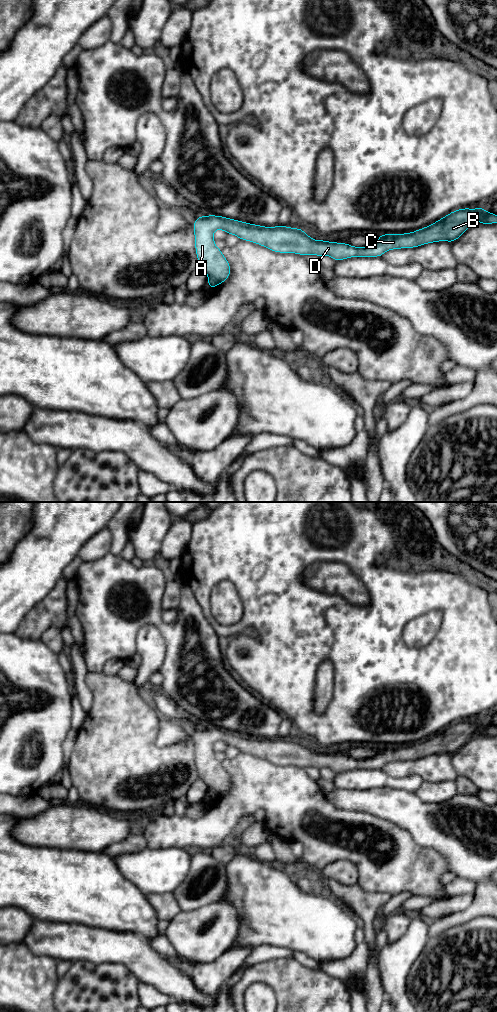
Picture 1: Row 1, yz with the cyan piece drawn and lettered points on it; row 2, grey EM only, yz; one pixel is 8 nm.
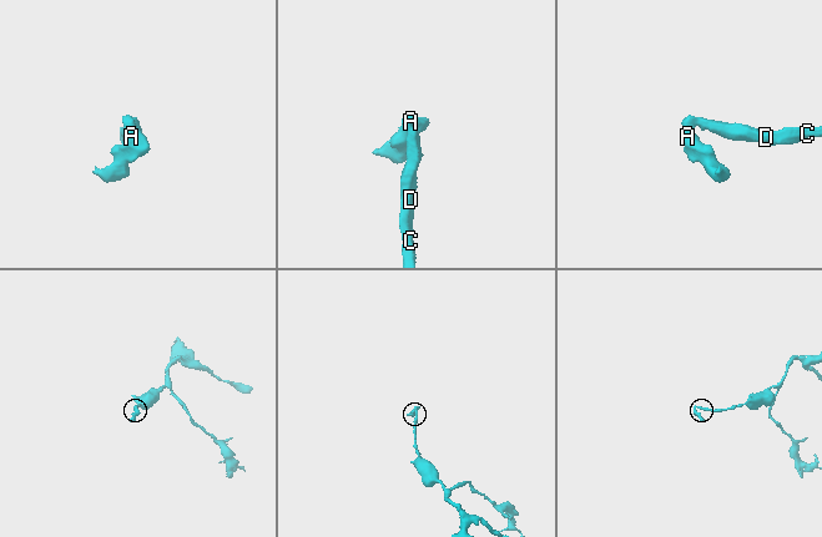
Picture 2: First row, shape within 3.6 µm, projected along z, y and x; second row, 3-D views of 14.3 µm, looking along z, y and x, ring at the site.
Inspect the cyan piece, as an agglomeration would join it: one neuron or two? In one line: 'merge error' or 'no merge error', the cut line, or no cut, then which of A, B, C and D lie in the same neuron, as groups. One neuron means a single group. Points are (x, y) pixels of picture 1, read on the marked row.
no merge error; cut none; groups A B C D

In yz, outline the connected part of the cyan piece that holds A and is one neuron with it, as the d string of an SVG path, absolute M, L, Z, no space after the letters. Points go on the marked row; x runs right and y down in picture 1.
M482 206L476 209L462 208L447 214L428 227L423 227L411 233L403 234L379 234L377 242L369 247L354 247L348 243L329 242L326 240L313 240L301 228L291 228L289 226L266 227L250 224L227 218L224 216L199 216L193 223L195 236L195 250L198 264L204 269L208 276L208 289L213 289L225 282L230 277L231 268L228 260L222 254L222 250L215 246L213 233L216 229L221 229L228 234L236 235L239 240L246 240L277 253L294 253L302 256L316 255L318 257L328 255L336 262L352 257L382 257L388 250L416 248L428 243L447 241L453 243L461 237L472 225L472 220L476 219L478 224L497 223L497 214L487 212Z

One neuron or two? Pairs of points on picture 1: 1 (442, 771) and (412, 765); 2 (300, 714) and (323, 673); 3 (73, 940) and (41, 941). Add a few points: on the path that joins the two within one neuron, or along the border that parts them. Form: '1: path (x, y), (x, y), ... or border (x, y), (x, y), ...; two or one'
1: path (435, 768), (419, 766); one
2: border (319, 665), (315, 681), (315, 712); two
3: path (65, 940), (49, 940); one

